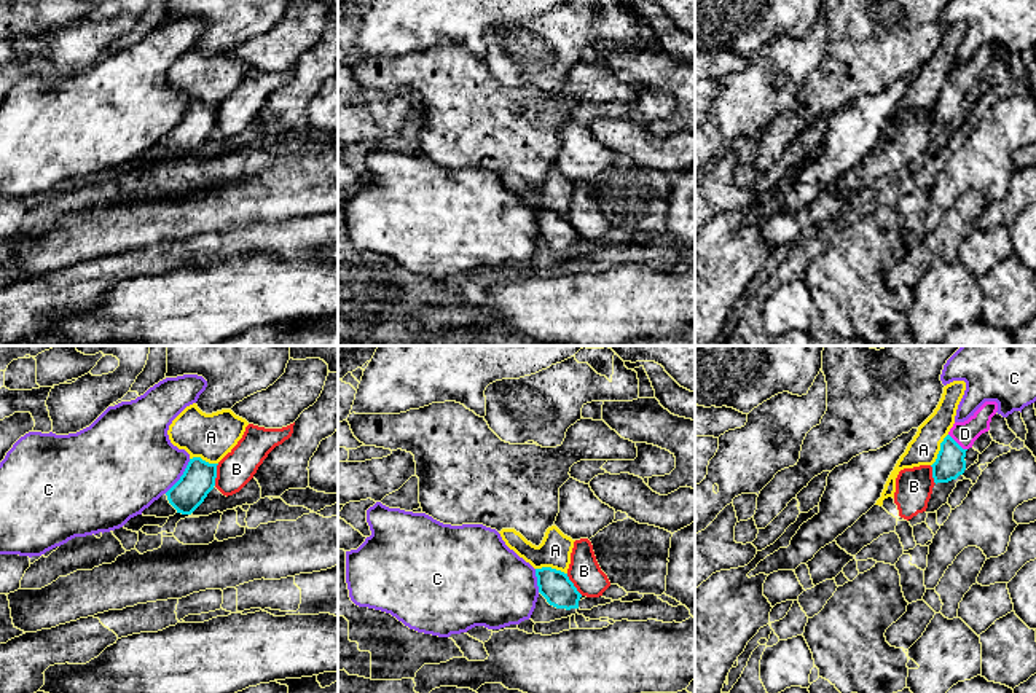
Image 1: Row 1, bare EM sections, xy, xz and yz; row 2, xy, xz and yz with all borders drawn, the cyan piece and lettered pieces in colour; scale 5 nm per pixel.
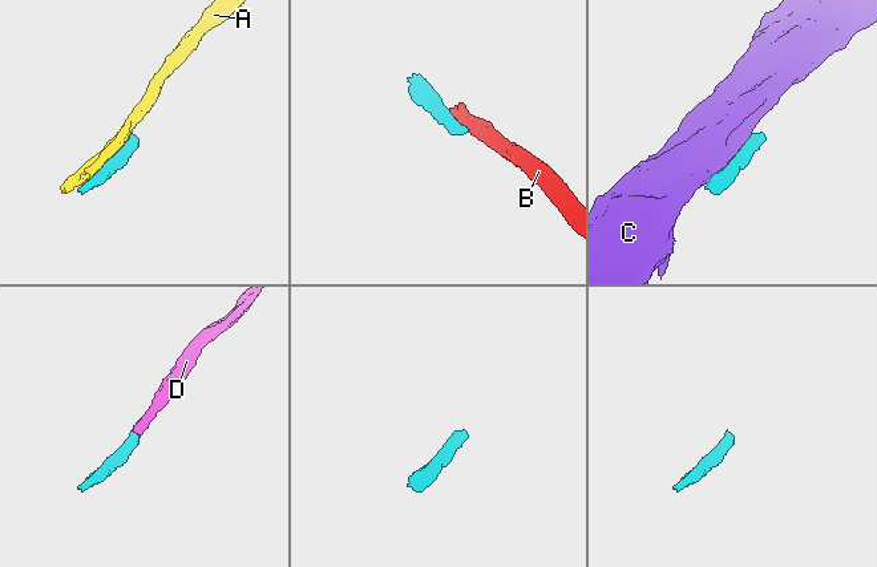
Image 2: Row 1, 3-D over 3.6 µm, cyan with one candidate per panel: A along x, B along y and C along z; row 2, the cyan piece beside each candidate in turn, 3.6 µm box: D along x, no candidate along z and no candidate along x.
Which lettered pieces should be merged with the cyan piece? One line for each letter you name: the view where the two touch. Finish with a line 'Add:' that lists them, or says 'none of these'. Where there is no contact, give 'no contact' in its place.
D: contact in yz
Add: D

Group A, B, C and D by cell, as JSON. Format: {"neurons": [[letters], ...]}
{"neurons": [["A"], ["B"], ["C"], ["D"]]}

